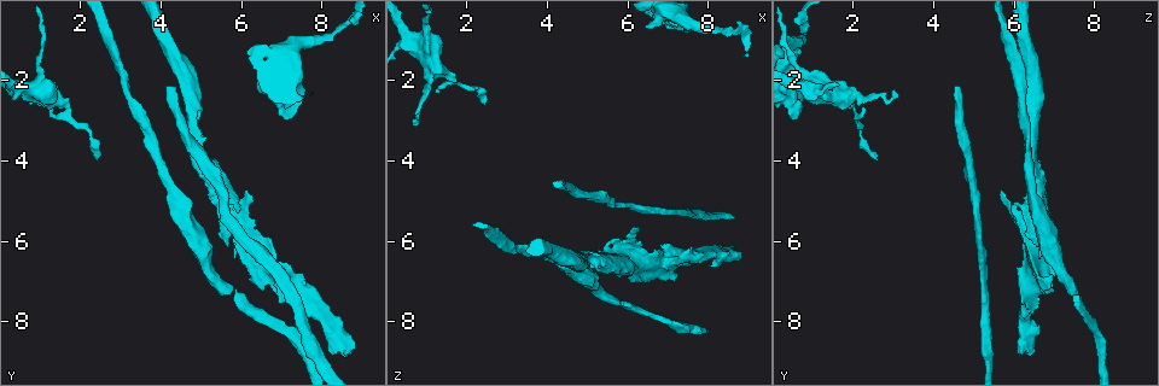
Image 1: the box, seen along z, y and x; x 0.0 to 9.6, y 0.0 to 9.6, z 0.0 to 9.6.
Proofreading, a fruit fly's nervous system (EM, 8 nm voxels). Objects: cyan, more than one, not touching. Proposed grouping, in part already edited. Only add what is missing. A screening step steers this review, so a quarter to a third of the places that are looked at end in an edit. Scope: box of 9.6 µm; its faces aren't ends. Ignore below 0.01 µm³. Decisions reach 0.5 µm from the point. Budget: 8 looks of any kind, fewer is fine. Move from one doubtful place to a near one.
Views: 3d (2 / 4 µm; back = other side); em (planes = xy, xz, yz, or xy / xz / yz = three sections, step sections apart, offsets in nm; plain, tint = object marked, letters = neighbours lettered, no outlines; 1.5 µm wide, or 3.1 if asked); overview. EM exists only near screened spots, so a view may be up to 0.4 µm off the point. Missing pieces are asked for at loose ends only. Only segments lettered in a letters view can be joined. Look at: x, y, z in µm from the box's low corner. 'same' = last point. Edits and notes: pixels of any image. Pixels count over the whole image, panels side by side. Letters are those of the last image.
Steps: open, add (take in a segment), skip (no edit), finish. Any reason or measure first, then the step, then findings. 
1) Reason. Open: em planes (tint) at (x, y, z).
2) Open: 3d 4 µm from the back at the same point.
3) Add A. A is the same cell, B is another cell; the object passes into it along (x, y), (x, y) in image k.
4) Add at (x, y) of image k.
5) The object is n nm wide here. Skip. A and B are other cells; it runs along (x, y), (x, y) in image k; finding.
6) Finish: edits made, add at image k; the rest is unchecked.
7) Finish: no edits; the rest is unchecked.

Thin end. Open: 3d 2 µm at (6.05, 4.70, 5.65).

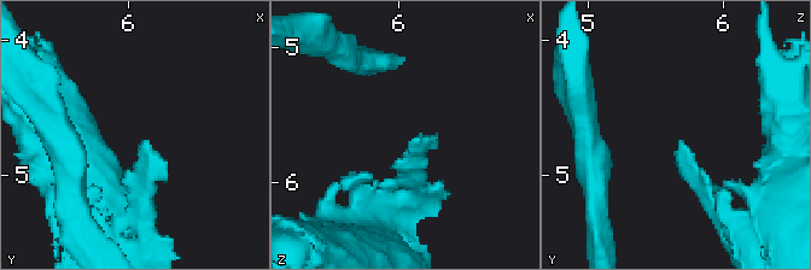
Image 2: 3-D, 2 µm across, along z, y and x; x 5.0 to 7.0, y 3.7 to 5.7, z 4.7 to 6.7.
Need the tissue. Open: em xy step 8 (plain) at (6.12, 4.72, 5.70).

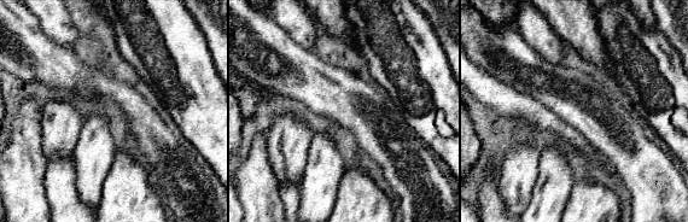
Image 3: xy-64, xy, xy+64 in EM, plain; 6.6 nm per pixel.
Open: em xy step 8 (letters) at the same point.

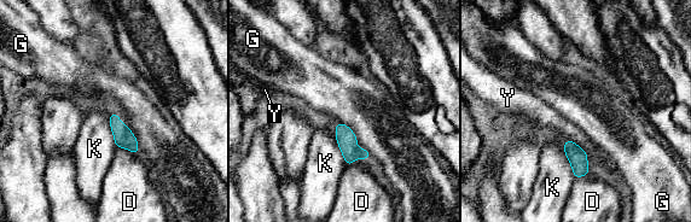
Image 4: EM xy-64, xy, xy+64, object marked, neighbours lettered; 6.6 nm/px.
The object is 110 nm wide here. Skip. D, G, K and Y are other cells; a border runs along (338, 121), (346, 124), (359, 141) in image 4; none of them fits.

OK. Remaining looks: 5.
Branch stops here. Open: em planes (letters) at (4.20, 2.10, 4.60).

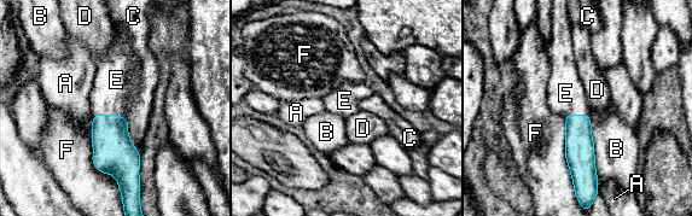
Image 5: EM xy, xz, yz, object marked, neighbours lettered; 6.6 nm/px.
Add E. E is the same cell, A, B, C, D and F are other cells; it goes on there.

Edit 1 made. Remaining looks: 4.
An open end. Open: em planes (letters) at (7.55, 2.40, 0.75).

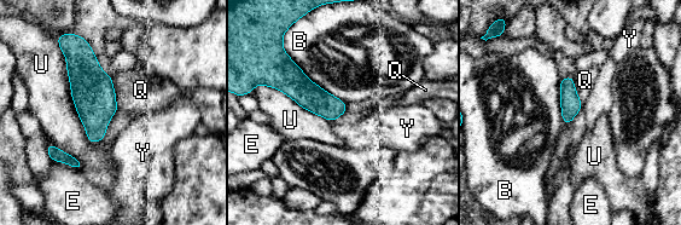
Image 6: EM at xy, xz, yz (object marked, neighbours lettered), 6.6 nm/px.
The longest contact is with U, 700 nm. Skip. B, E, Q, U and Y are other cells; a border runs along (109, 75), (117, 108) in image 6; none of them fits.

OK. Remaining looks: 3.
Finish: edits made, add at image 5; the rest is unchecked.

